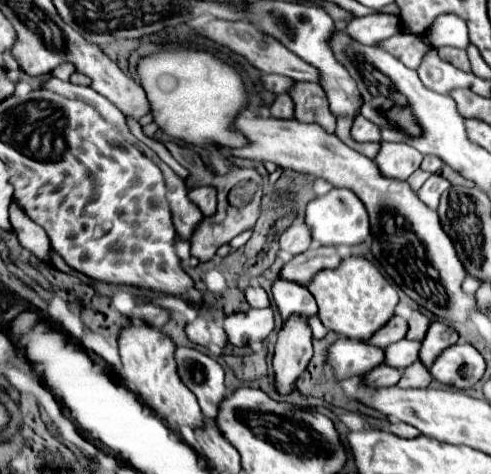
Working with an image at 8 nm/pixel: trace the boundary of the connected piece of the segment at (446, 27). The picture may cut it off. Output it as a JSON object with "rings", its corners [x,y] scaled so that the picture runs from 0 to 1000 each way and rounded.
{"rings":[[[896,30],[896,38],[888,38],[888,46],[872,59],[868,80],[888,101],[896,101],[896,97],[949,101],[953,97],[949,46],[929,30]]]}

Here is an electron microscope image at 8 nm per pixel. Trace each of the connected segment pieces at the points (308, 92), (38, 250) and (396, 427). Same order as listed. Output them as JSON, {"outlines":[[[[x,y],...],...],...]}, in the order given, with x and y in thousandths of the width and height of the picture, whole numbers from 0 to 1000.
{"outlines":[[[[603,173],[591,190],[591,203],[603,219],[599,249],[611,257],[644,257],[664,278],[680,278],[684,249],[668,228],[668,207],[652,177],[635,173]]],[[[29,426],[20,430],[20,473],[24,473],[24,485],[37,498],[41,515],[53,527],[61,527],[81,549],[102,553],[102,544],[98,544],[98,527],[102,527],[98,494],[90,494],[90,485],[81,485],[81,477],[73,477],[73,468],[65,468],[65,460],[57,460],[41,443],[41,435],[33,435]]],[[[798,890],[794,911],[815,920],[815,924],[847,924],[847,920],[855,920],[855,907],[847,907],[843,899],[823,895],[823,890]]]]}

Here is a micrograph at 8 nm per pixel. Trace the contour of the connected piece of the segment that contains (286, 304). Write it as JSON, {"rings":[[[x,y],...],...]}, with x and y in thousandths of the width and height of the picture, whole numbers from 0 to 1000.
{"rings":[[[562,591],[554,603],[554,620],[578,679],[595,662],[611,662],[615,671],[631,671],[631,662],[648,662],[644,633],[623,603],[611,603],[603,595]]]}

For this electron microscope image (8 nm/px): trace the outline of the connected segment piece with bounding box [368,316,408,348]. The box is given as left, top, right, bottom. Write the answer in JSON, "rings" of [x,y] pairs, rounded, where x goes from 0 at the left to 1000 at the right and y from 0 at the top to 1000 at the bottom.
{"rings":[[[798,667],[766,705],[758,705],[758,713],[749,713],[749,726],[786,734],[786,730],[819,717],[827,709],[827,696],[831,696],[827,675],[819,667]]]}

